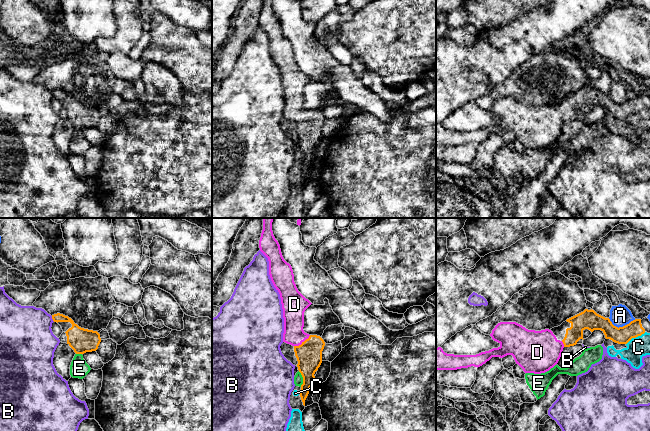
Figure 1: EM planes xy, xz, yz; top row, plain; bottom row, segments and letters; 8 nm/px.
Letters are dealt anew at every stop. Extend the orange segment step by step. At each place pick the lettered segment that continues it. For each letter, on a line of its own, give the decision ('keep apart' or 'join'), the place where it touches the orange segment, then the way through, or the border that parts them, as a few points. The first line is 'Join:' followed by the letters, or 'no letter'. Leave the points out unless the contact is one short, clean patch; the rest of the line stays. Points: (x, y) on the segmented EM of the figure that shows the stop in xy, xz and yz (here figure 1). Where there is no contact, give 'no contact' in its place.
Join: D
A: keep apart | yz (621, 327)
B: keep apart | xy (52, 318)
C: keep apart | yz (635, 337) | along yz (645, 332), (633, 337), (626, 344)
D: join | xz (302, 342) | across xz (309, 354), (308, 348), (302, 342), (293, 333), (293, 313)
E: keep apart | xz (303, 379) | along xz (298, 371), (302, 377), (301, 386)

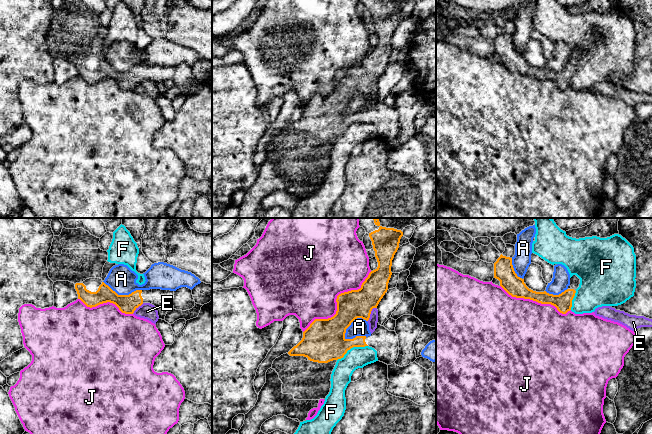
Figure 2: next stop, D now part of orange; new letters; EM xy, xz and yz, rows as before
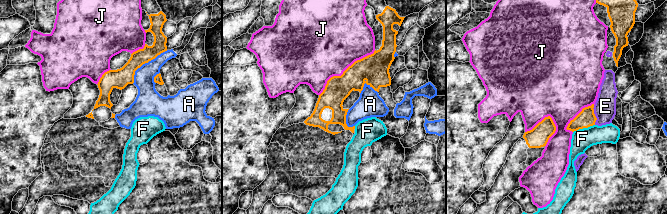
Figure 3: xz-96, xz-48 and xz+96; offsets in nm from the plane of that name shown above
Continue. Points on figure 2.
Join: no letter
A: keep apart | xz (351, 322)
E: keep apart | xz (370, 313) | along xz (376, 307), (372, 309), (367, 321)
F: keep apart | xz (351, 347) | along xz (367, 345), (352, 347), (337, 360)
J: keep apart | xz (336, 301)

